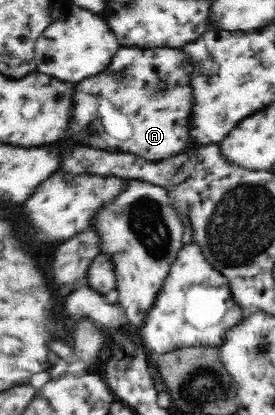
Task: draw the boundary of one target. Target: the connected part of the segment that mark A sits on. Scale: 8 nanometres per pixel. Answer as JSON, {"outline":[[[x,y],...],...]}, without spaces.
{"outline":[[[121,46],[112,57],[110,64],[99,73],[84,79],[77,83],[75,105],[73,105],[73,115],[68,125],[68,134],[71,134],[79,145],[89,146],[90,148],[129,152],[147,161],[161,161],[165,158],[173,157],[181,153],[194,149],[196,145],[195,138],[192,136],[193,129],[193,105],[196,103],[195,94],[193,94],[192,74],[196,71],[196,64],[193,57],[185,52],[183,48],[170,48],[169,46],[150,47],[143,46]]]}

